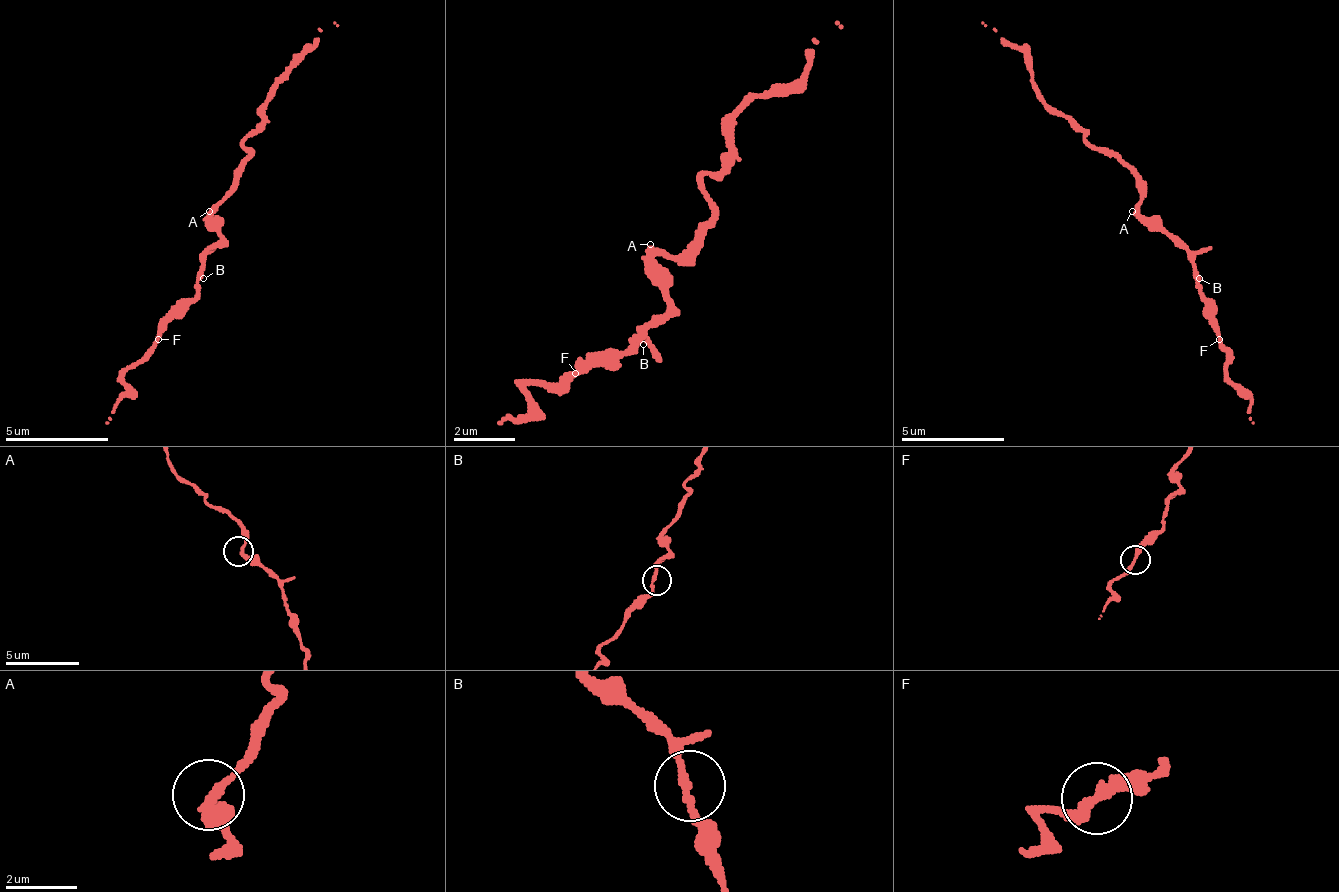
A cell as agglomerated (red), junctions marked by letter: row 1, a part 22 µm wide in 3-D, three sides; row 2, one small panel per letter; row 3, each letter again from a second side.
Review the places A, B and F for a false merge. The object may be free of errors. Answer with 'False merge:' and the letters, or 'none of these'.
False merge: none of these

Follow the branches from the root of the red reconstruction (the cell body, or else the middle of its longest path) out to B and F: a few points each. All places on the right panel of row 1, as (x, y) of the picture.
B: (1137, 206), (1142, 216), (1153, 216), (1189, 252), (1189, 263), (1199, 278)
F: (1137, 206), (1142, 216), (1153, 216), (1189, 252), (1205, 315), (1215, 325), (1220, 341)

